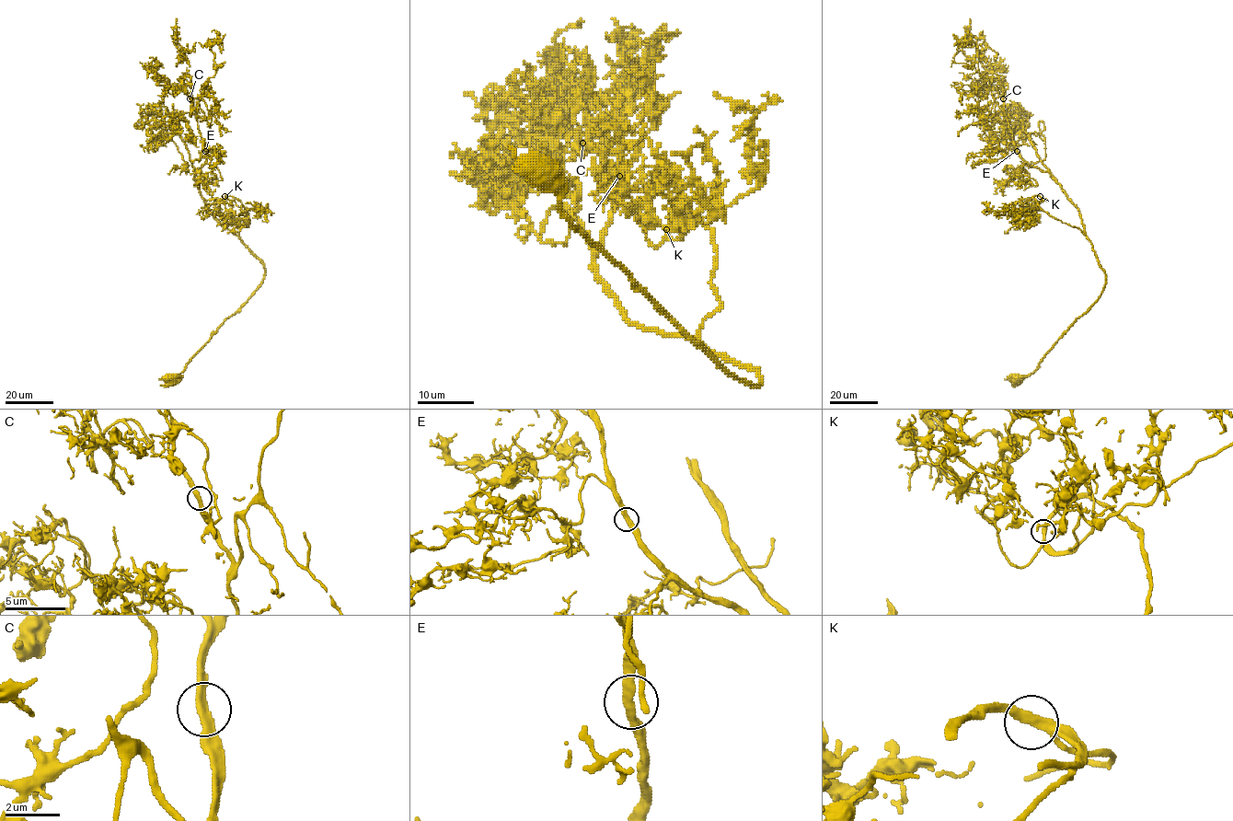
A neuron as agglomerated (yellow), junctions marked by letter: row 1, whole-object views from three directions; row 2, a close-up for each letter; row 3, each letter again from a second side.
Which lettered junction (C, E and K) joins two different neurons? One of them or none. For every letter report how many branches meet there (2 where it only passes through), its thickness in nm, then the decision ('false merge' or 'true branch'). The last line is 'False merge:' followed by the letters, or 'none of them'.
C: 2 | 320 nm | true branch
E: 2 | 340 nm | true branch
K: 2 | 320 nm | true branch
False merge: none of them

